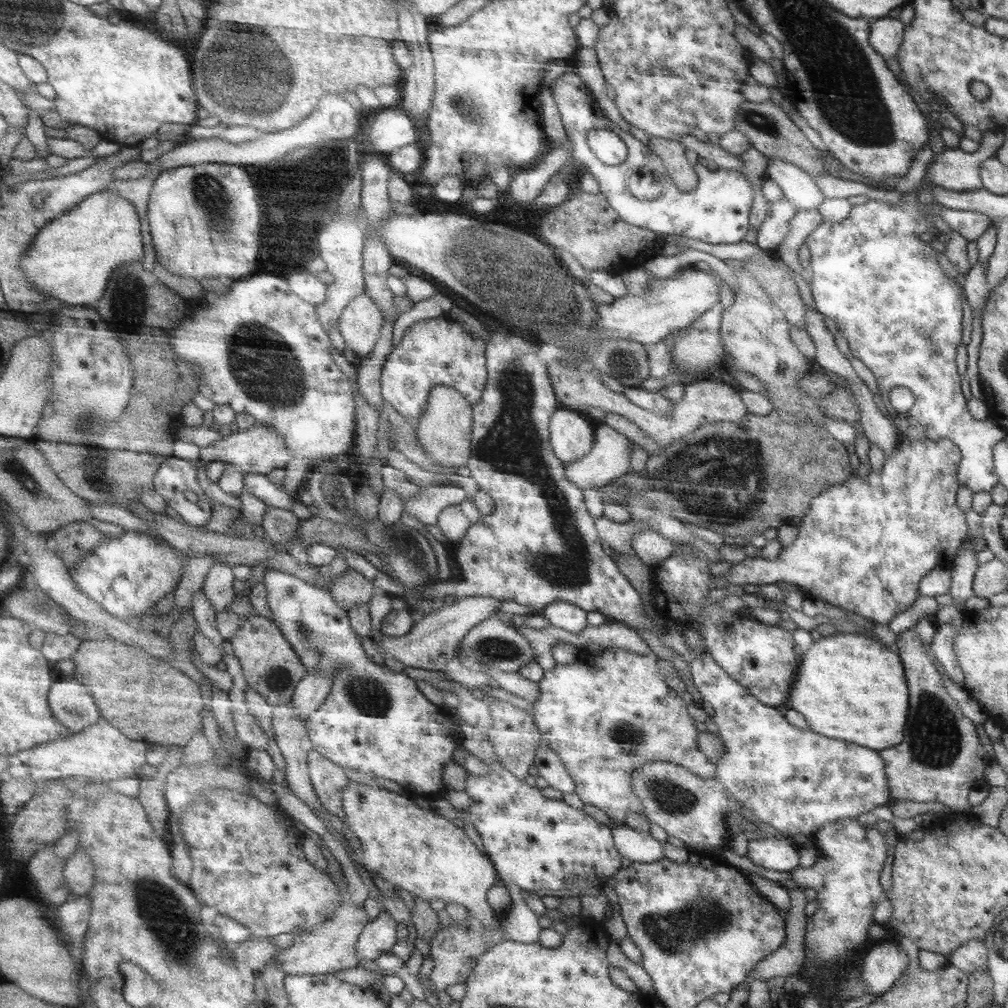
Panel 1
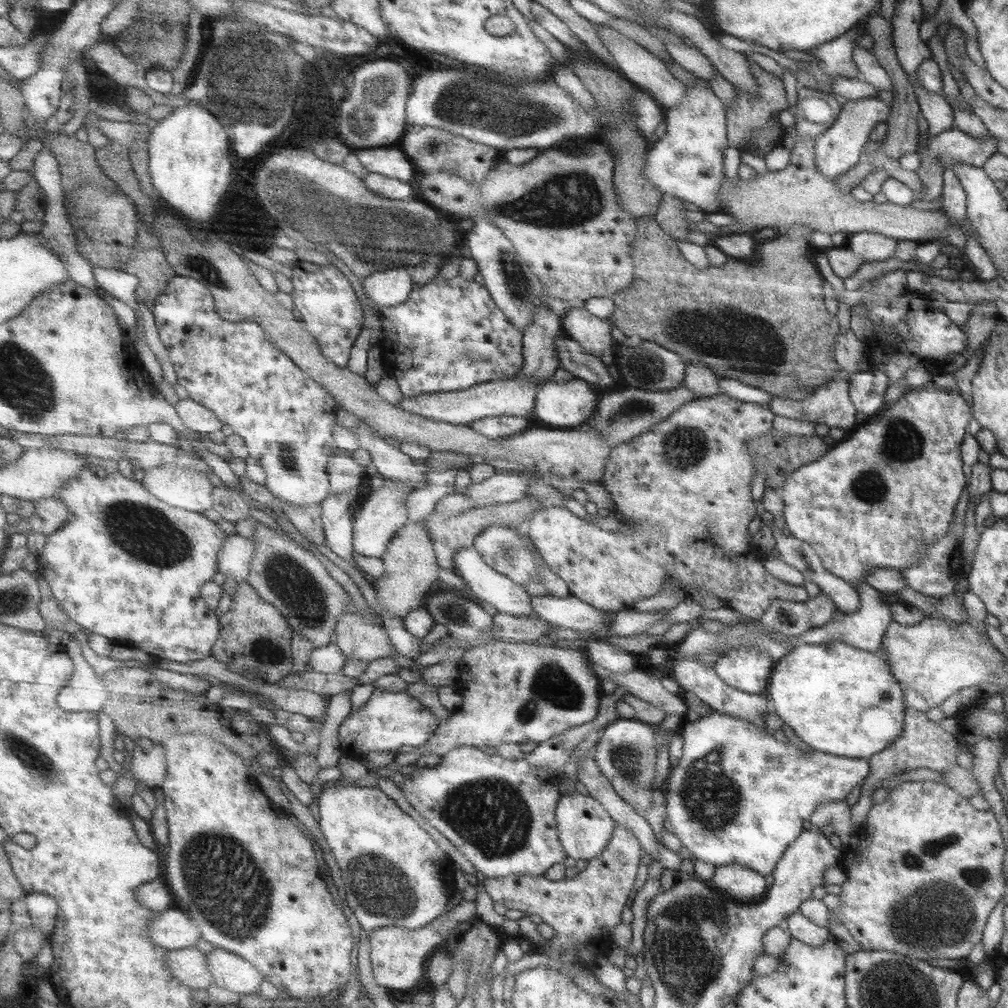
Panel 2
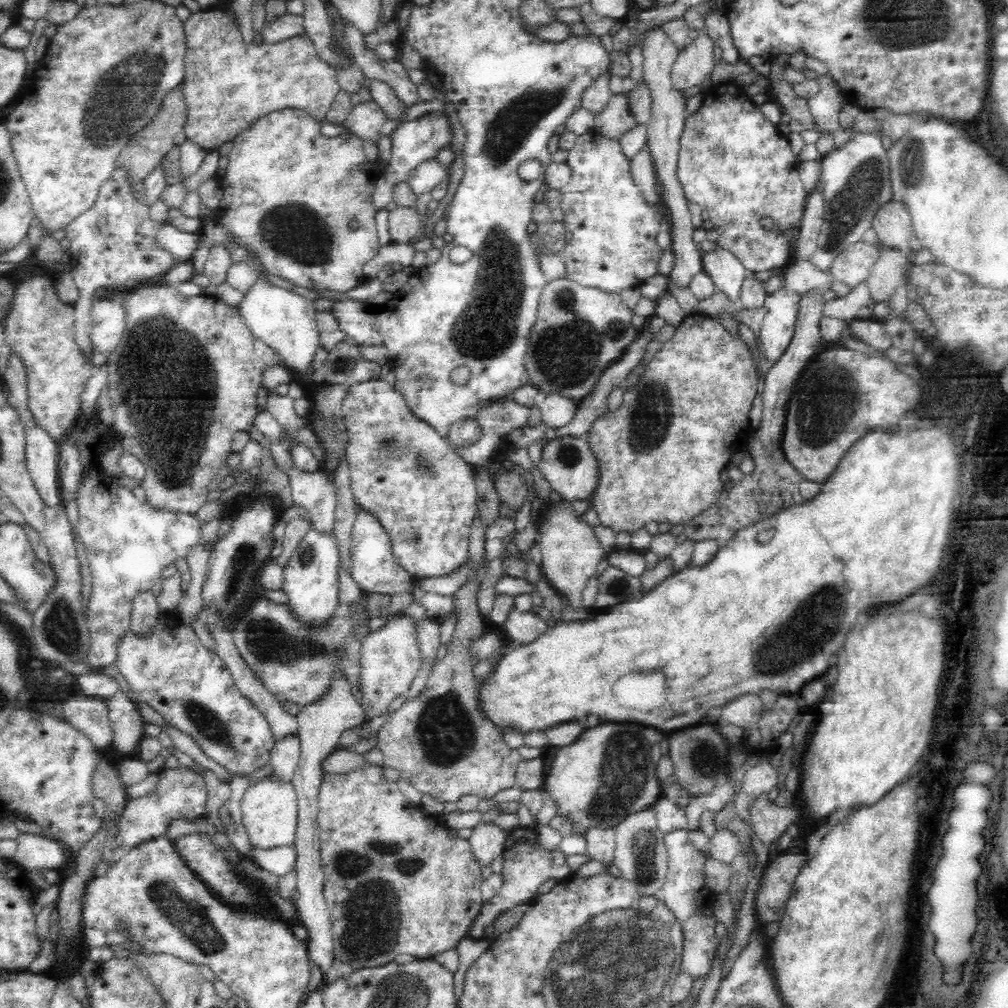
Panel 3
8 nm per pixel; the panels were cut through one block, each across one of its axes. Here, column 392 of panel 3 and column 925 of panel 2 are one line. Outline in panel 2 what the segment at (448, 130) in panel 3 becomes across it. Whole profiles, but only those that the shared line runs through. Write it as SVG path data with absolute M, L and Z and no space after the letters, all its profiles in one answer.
M956 127L947 129L936 136L929 136L927 132L920 132L916 154L919 154L921 160L917 173L919 179L923 182L923 190L921 190L918 195L915 195L915 200L927 203L937 200L937 198L943 194L944 171L949 168L952 169L953 164L957 162L982 168L984 162L986 162L992 154L997 152L996 139L998 138L995 136L988 136L987 138L968 136L965 132L958 130Z

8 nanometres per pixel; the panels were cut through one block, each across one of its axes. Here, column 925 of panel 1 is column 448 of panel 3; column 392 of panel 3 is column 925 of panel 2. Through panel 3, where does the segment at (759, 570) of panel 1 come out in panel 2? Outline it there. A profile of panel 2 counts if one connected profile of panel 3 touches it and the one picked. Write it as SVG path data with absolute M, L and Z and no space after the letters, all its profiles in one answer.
M931 381L920 388L910 389L898 402L886 406L878 414L859 424L854 429L854 434L848 438L848 441L837 442L830 450L826 451L826 455L818 458L815 462L803 465L792 473L779 489L785 506L783 515L787 524L786 528L790 530L791 536L807 543L816 551L826 570L834 573L834 576L845 580L853 587L861 582L865 582L865 576L869 570L874 570L875 568L896 568L900 571L904 568L910 568L913 564L917 564L917 562L922 560L923 554L927 550L926 545L936 543L936 541L940 541L946 535L948 524L951 524L955 514L956 504L958 504L962 493L965 491L967 483L962 468L961 445L967 436L967 428L972 419L973 408L961 396L958 387L952 391L951 388L940 388Z

